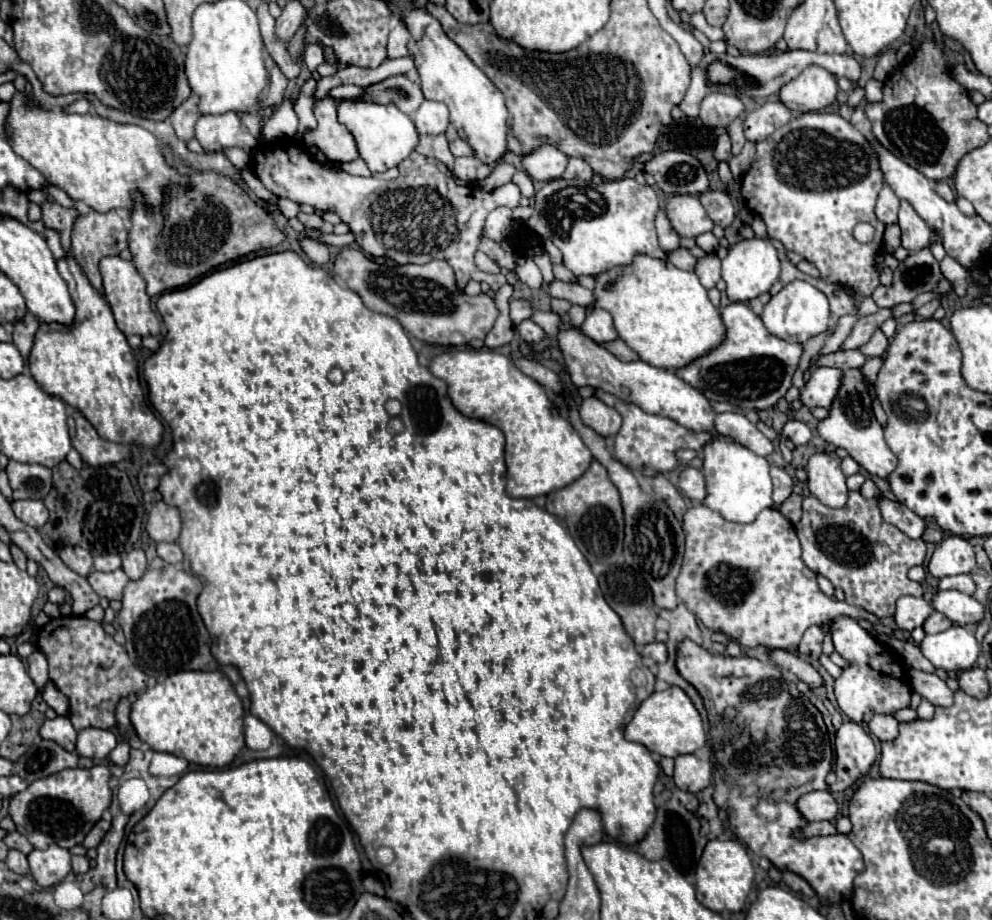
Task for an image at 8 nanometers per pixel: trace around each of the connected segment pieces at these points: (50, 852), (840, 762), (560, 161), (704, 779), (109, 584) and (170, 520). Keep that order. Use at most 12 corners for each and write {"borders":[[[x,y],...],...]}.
{"borders":[[[51,844],[29,854],[31,876],[43,888],[71,872],[71,852]],[[857,722],[835,734],[835,772],[841,790],[865,776],[875,744]],[[557,148],[523,156],[525,172],[537,182],[563,176],[569,158]],[[675,758],[673,780],[681,790],[711,784],[709,760]],[[123,570],[91,572],[91,588],[107,600],[121,600],[129,582]],[[153,504],[145,528],[155,542],[175,542],[177,508]]]}

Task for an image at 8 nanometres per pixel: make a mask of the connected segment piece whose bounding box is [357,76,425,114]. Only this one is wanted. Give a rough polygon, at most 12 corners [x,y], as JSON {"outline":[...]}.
{"outline":[[405,76],[365,88],[357,102],[395,104],[411,114],[423,102]]}

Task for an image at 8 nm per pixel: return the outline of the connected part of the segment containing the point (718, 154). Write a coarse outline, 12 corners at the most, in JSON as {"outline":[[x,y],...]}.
{"outline":[[727,132],[717,138],[715,158],[729,160],[731,138]]}

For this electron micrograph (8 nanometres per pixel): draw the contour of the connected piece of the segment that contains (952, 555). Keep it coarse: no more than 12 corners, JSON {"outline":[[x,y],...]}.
{"outline":[[947,536],[933,552],[929,574],[965,574],[975,552],[963,536]]}

